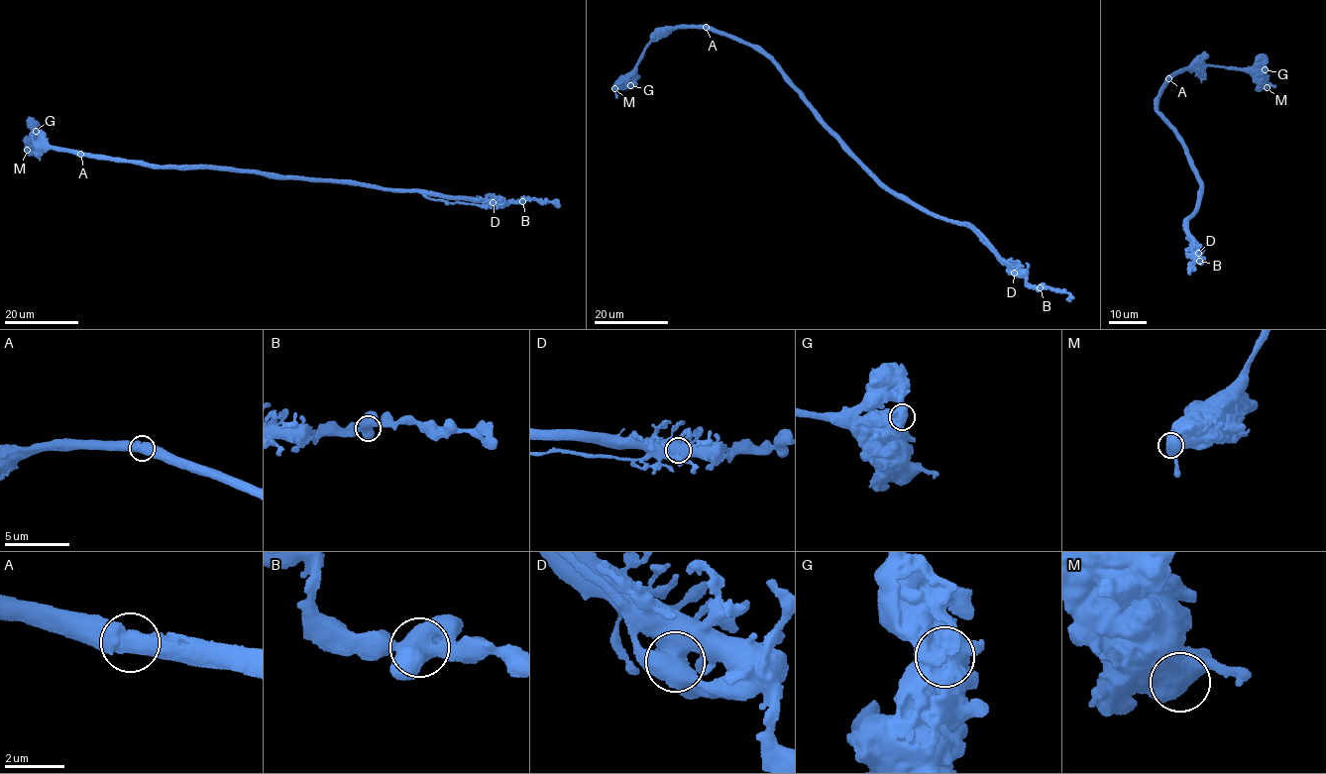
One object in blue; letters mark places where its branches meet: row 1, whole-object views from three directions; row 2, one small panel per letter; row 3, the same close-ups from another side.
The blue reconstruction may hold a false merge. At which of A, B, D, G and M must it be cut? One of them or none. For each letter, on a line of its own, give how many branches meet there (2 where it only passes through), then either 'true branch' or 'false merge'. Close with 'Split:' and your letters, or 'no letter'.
A: 2 branches meet; true branch
B: 4 branches meet; true branch
D: 4 branches meet; false merge
G: 2 branches meet; true branch
M: 3 branches meet; true branch
Split: D

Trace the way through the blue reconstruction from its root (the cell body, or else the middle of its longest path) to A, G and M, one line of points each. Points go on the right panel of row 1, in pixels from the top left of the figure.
A: (1200, 69), (1189, 68), (1168, 78)
G: (1200, 69), (1212, 65), (1265, 69)
M: (1200, 69), (1210, 65), (1239, 68), (1267, 87)

